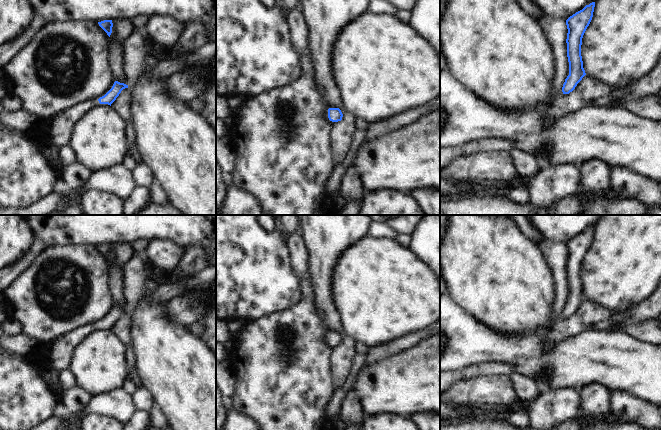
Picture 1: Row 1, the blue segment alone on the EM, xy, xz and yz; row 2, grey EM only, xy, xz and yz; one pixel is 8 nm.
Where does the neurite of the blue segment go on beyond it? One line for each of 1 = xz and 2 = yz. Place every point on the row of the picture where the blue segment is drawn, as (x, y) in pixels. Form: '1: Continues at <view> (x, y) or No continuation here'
1: No continuation here
2: No continuation here.

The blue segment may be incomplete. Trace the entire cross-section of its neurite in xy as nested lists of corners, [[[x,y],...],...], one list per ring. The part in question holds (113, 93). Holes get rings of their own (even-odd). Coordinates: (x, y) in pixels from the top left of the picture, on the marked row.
[[[115,81],[112,88],[98,100],[85,102],[64,112],[54,119],[49,127],[44,125],[40,130],[41,137],[53,143],[59,149],[70,145],[75,126],[79,120],[100,104],[111,106],[125,88],[128,88],[128,85]]]

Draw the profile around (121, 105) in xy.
[[[128,88],[121,91],[116,100],[111,104],[111,107],[125,120],[127,123],[131,121],[130,109],[131,92]]]

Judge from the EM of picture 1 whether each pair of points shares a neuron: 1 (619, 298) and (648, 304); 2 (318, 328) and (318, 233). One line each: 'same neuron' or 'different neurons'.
1: different neurons
2: different neurons

